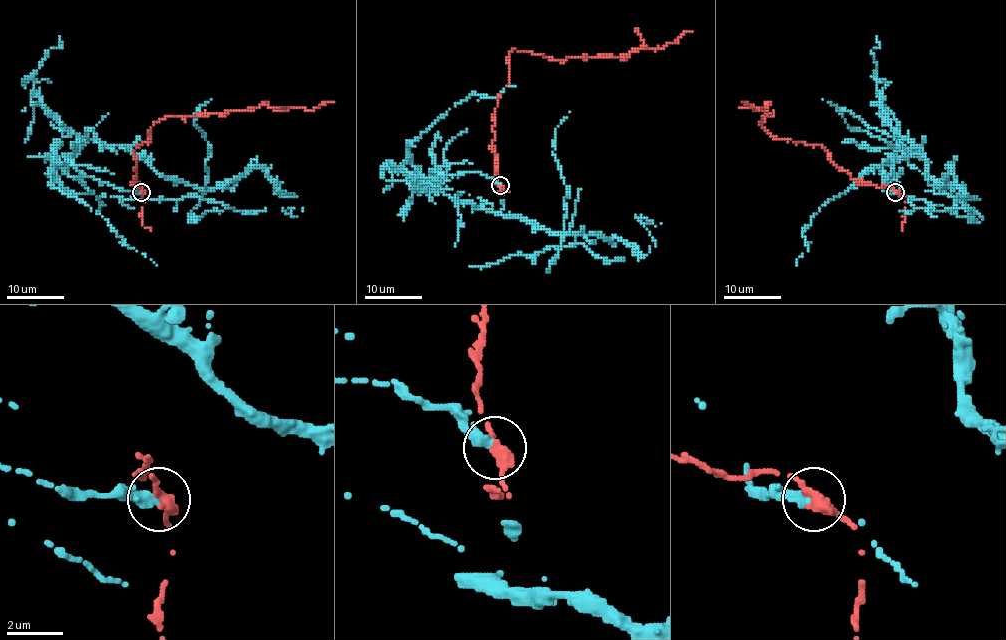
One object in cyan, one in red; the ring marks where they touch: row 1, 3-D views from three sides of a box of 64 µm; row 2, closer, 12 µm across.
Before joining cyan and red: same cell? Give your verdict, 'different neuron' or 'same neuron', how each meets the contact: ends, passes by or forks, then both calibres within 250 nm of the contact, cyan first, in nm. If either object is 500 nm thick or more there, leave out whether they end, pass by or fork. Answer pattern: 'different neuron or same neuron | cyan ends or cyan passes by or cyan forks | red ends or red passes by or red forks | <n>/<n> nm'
different neuron | 420/550 nm

